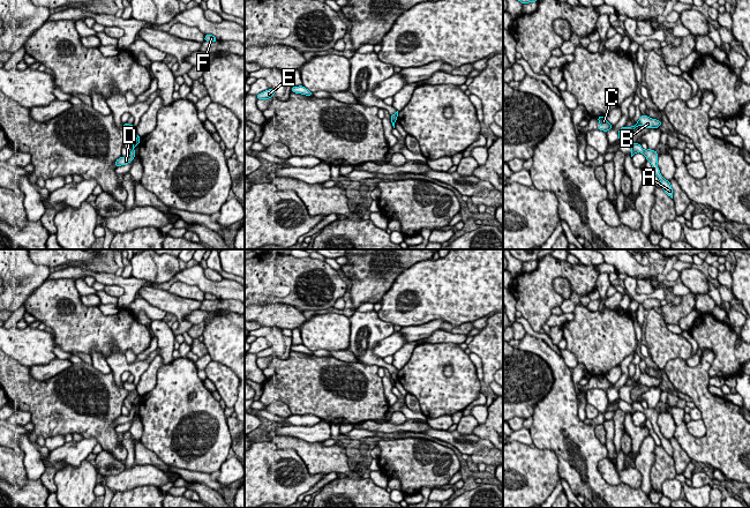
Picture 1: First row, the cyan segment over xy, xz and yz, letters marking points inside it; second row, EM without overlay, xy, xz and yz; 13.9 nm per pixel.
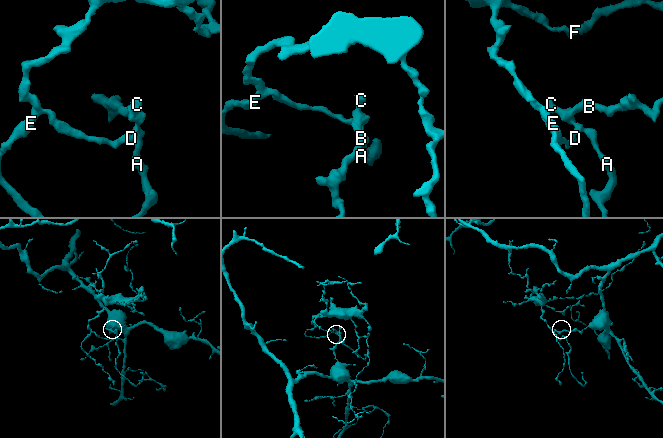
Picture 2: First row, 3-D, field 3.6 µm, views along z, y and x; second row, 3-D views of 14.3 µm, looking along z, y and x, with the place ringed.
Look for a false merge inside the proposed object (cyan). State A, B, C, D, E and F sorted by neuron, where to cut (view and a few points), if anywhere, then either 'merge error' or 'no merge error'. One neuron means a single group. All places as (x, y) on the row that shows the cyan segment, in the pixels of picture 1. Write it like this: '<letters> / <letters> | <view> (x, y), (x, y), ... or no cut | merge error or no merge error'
A D E F / B C | xz (391, 118), (394, 121) | merge error

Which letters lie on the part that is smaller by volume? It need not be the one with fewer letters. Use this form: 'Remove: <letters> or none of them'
Remove: A, D, E, F

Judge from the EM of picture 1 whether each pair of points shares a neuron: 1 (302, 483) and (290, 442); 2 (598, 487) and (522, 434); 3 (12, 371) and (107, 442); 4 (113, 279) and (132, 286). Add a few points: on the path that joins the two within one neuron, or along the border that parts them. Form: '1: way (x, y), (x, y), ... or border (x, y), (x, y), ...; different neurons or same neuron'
1: border (272, 440), (279, 448), (292, 448), (308, 470); different neurons
2: border (529, 430), (533, 442); different neurons
3: way (36, 395), (53, 404), (65, 405), (84, 418); same neuron
4: way (118, 281), (127, 284); same neuron

